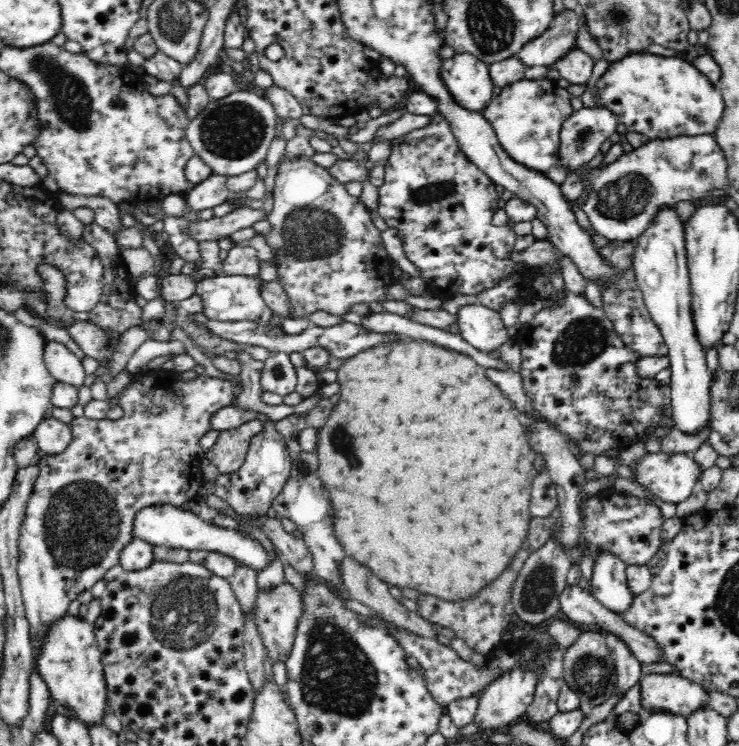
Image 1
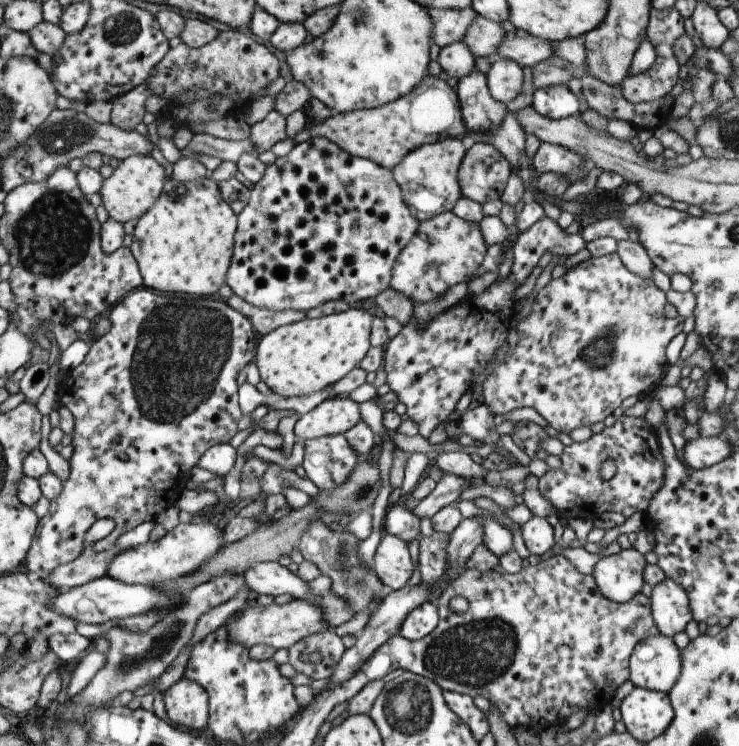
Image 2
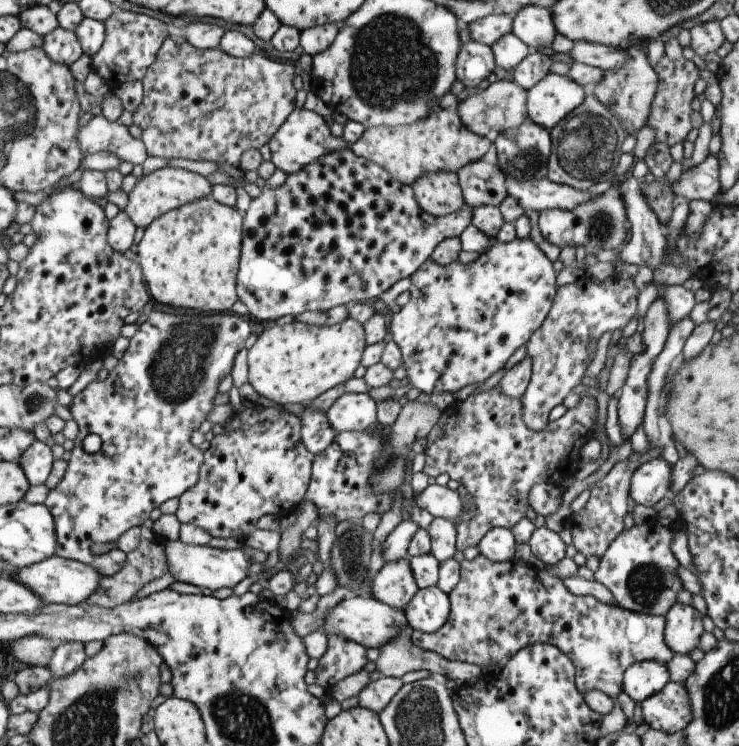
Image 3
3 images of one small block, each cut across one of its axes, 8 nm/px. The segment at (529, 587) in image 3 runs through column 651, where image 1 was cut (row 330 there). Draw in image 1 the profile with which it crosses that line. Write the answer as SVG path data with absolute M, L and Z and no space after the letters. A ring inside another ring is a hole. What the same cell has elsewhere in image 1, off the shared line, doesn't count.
M635 240L611 241L609 247L600 248L602 255L610 261L612 267L618 269L618 275L620 275L616 284L610 284L610 286L601 289L604 304L603 310L612 321L615 332L618 333L618 336L628 348L638 352L641 357L666 356L668 352L666 341L663 339L658 325L652 320L635 279L631 258L636 243Z

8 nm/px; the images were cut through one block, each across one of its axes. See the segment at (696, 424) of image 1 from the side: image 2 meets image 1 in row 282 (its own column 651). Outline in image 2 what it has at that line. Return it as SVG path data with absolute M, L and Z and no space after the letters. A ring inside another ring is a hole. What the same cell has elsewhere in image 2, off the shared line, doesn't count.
M653 635L640 640L628 660L628 679L634 687L669 692L681 670L680 650L671 637Z

